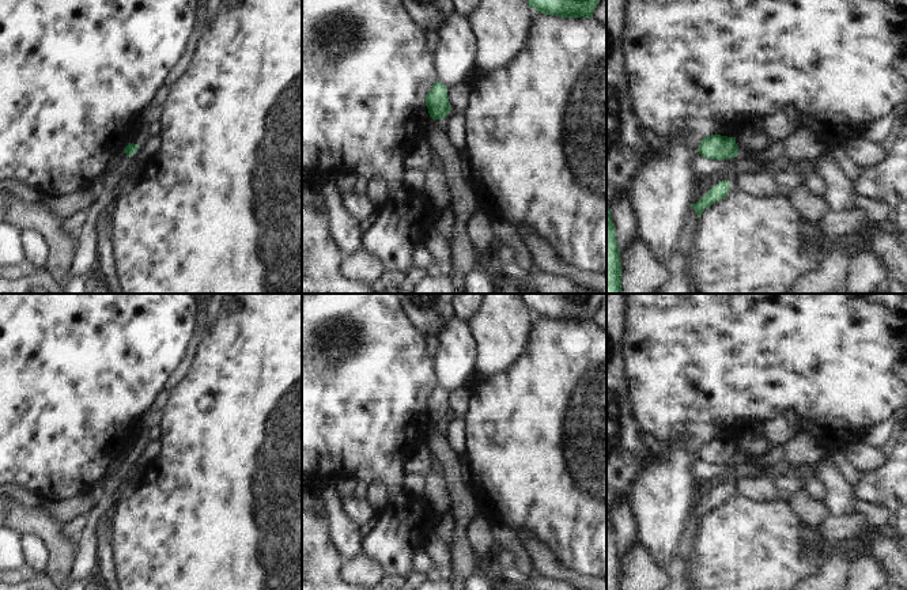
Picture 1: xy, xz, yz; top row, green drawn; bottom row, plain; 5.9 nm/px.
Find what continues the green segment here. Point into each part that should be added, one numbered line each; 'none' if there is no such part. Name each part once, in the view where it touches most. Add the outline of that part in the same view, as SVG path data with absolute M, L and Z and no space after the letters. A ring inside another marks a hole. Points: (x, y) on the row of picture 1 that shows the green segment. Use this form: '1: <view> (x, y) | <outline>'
none

